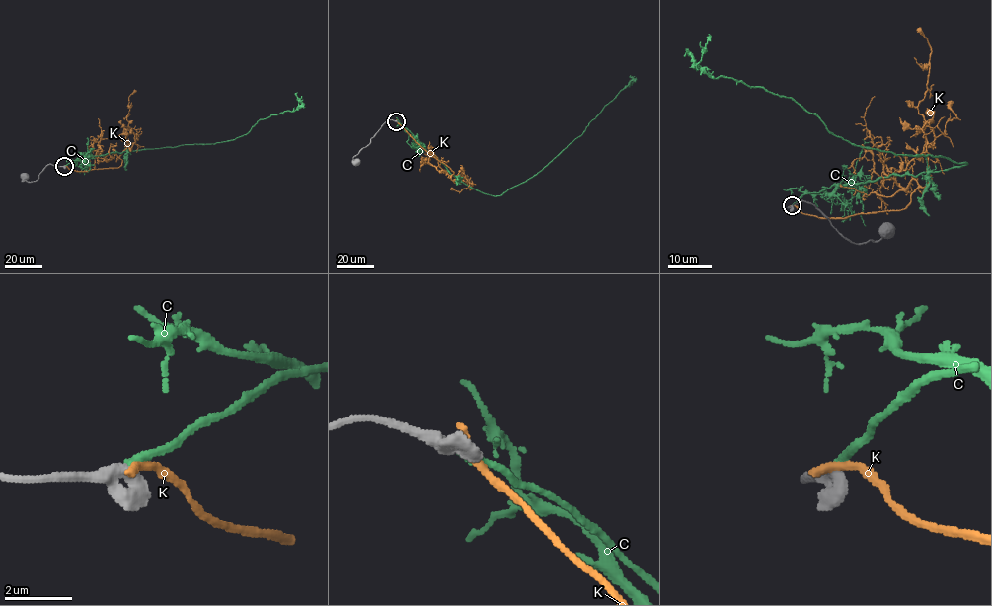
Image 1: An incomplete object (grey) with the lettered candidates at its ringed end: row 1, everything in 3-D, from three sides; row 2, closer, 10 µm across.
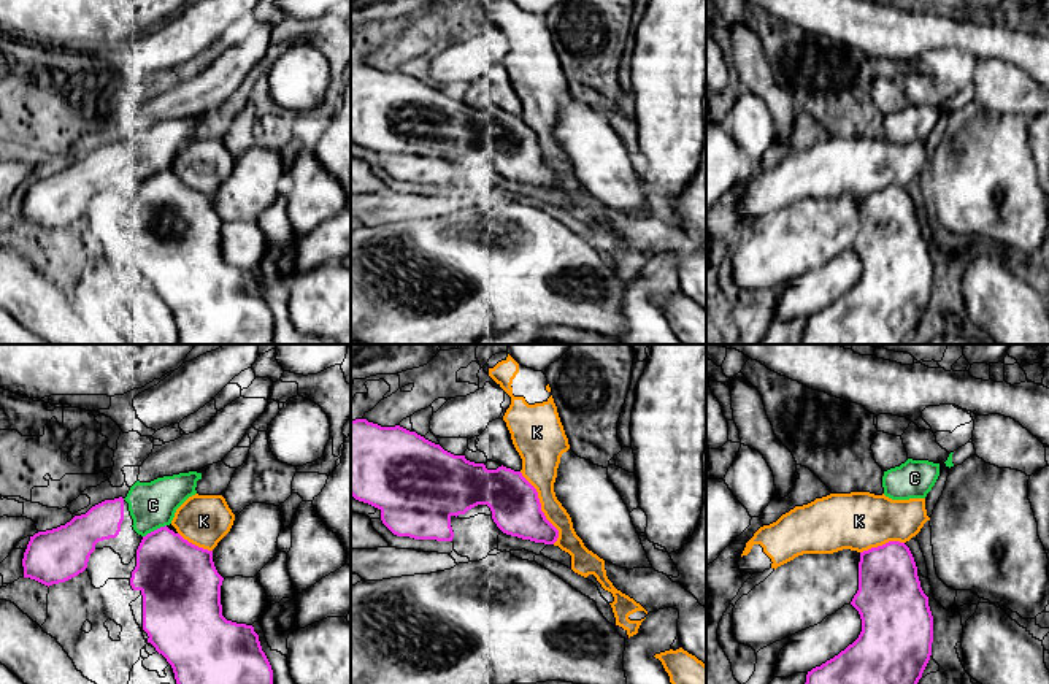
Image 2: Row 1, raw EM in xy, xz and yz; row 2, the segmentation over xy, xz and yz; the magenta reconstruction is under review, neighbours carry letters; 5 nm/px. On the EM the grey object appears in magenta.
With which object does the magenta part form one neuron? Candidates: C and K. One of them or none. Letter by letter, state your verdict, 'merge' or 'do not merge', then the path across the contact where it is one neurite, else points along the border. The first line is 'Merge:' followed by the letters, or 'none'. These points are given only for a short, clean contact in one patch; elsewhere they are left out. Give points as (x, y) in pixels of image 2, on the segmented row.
Merge: C
C: merge; way xy (173, 575), (165, 564), (154, 530), (153, 505)
K: do not merge; border xz (519, 472), (535, 489), (540, 510), (557, 530), (554, 543)

